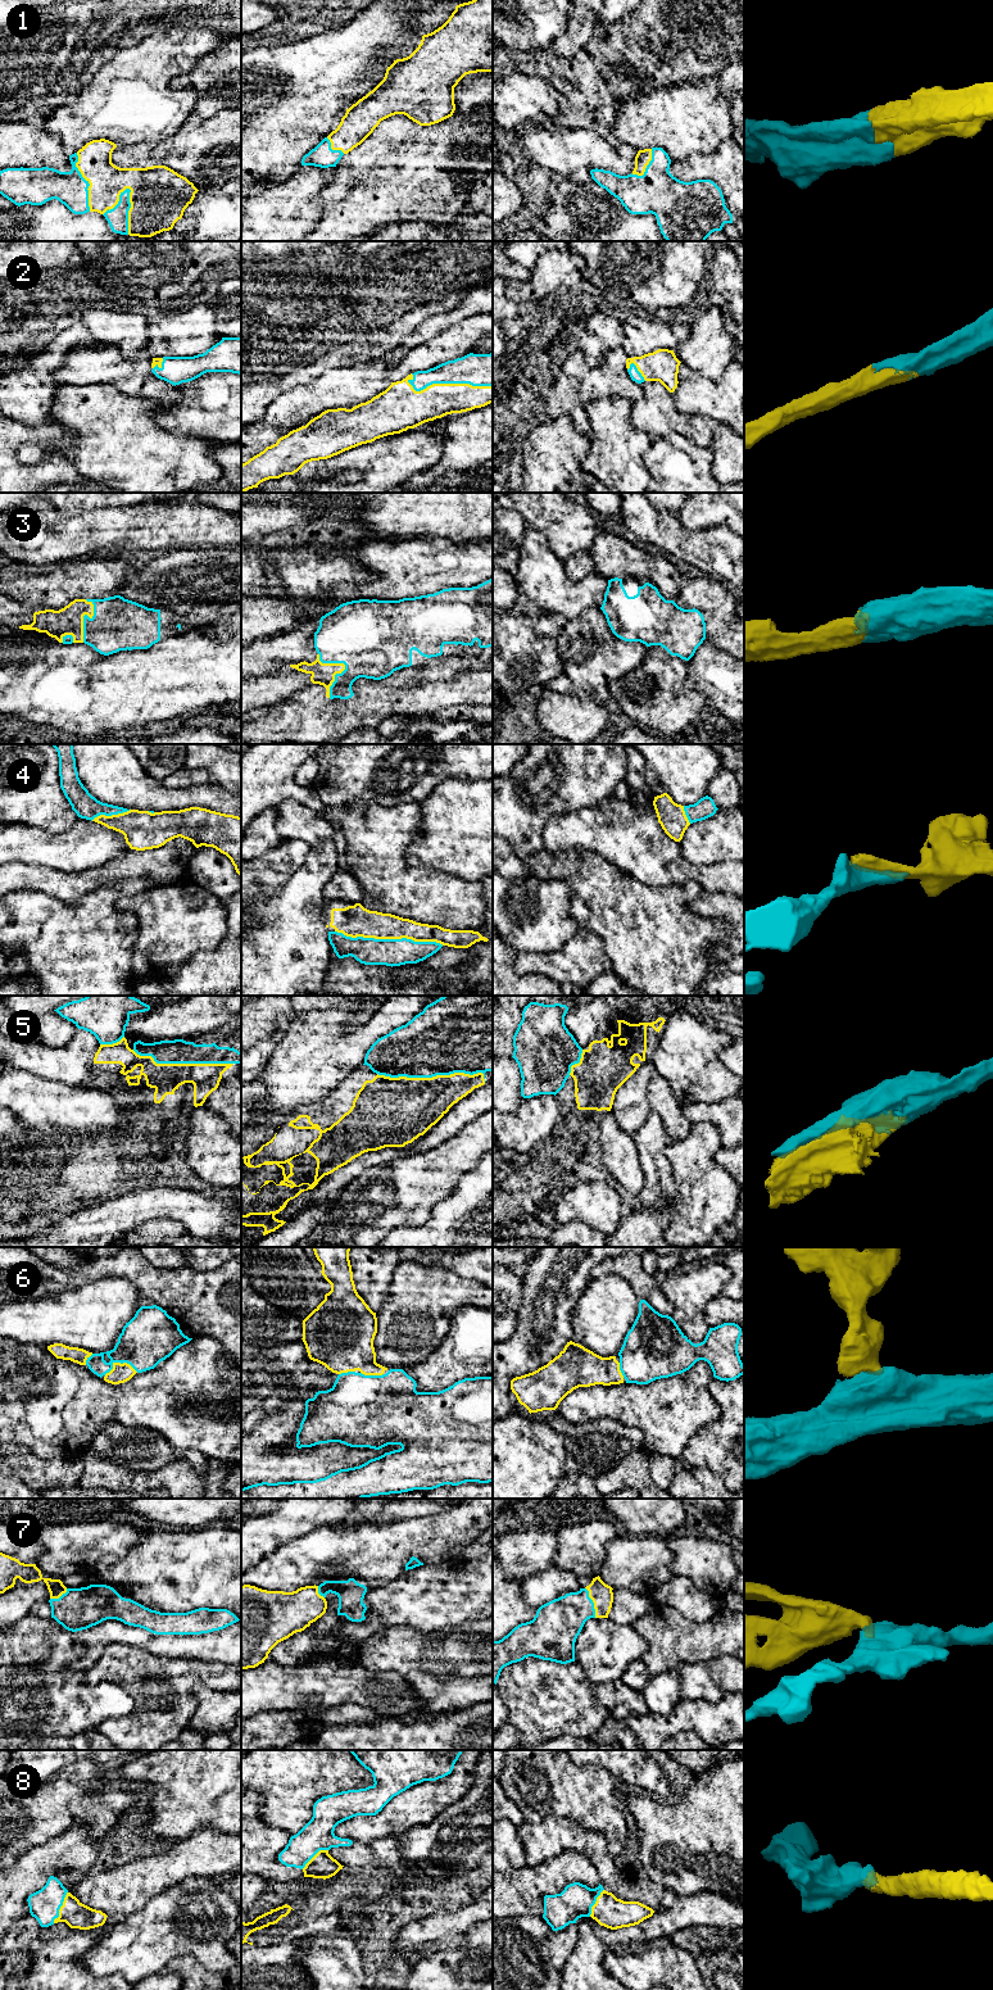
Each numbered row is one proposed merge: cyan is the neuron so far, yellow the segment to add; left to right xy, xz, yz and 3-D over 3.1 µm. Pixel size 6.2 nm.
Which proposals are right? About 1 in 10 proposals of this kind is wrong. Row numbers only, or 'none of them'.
1, 2, 3, 4, 6, 7, 8

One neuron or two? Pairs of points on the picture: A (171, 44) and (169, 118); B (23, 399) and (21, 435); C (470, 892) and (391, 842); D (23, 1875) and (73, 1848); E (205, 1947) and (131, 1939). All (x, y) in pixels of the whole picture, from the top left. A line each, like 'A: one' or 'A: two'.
A: one
B: two
C: one
D: one
E: one

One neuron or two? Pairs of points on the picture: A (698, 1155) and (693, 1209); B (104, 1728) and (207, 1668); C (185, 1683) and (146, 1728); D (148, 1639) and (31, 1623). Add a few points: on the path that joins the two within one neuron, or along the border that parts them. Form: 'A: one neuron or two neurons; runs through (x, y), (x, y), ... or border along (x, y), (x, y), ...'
A: one neuron; runs through (698, 1168), (698, 1196)
B: one neuron; runs through (130, 1723), (173, 1680), (181, 1676)
C: one neuron; runs through (177, 1698), (177, 1710), (161, 1716)
D: one neuron; runs through (118, 1635), (60, 1637)

